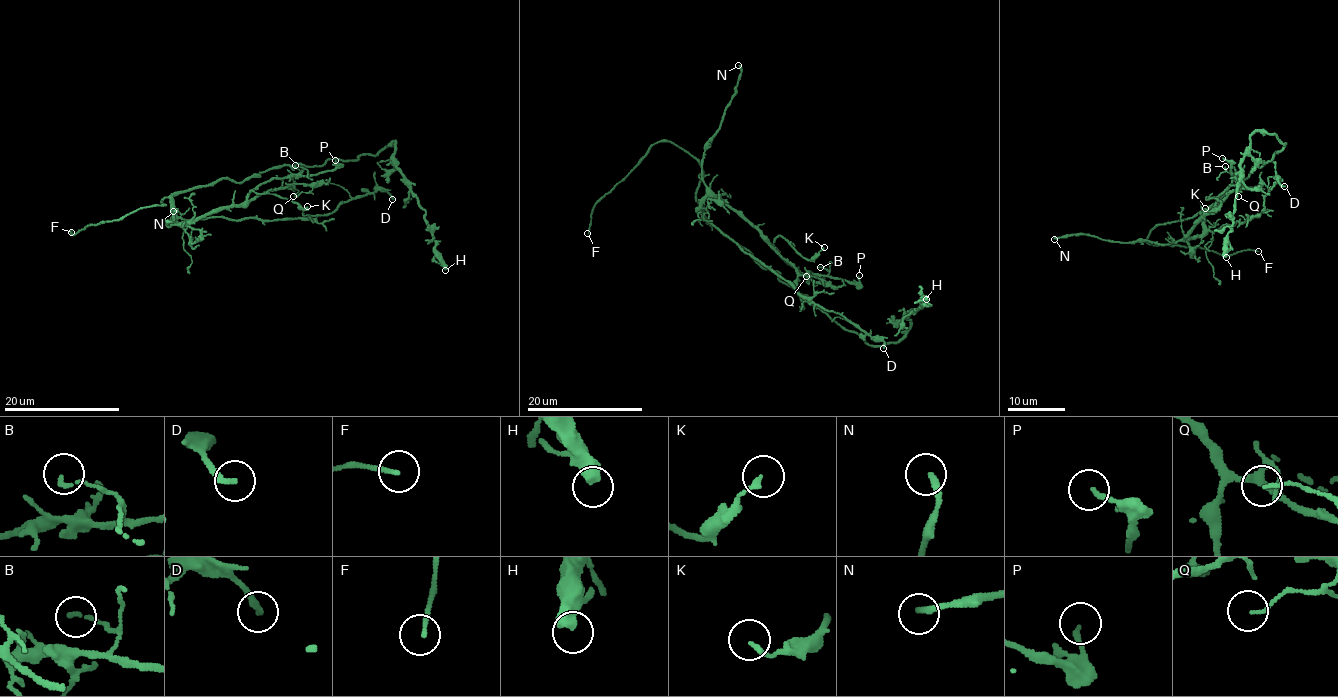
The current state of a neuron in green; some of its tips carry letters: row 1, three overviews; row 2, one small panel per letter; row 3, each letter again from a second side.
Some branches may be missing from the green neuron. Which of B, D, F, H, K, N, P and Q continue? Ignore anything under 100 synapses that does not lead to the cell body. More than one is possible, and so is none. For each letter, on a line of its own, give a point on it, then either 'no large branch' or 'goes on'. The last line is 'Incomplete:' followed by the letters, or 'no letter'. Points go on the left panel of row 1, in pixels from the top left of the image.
B: place (295, 165); no large branch
D: place (392, 199); no large branch
F: place (71, 232); goes on
H: place (445, 270); no large branch
K: place (307, 206); no large branch
N: place (173, 211); no large branch
P: place (335, 160); no large branch
Q: place (293, 196); no large branch
Incomplete: F

